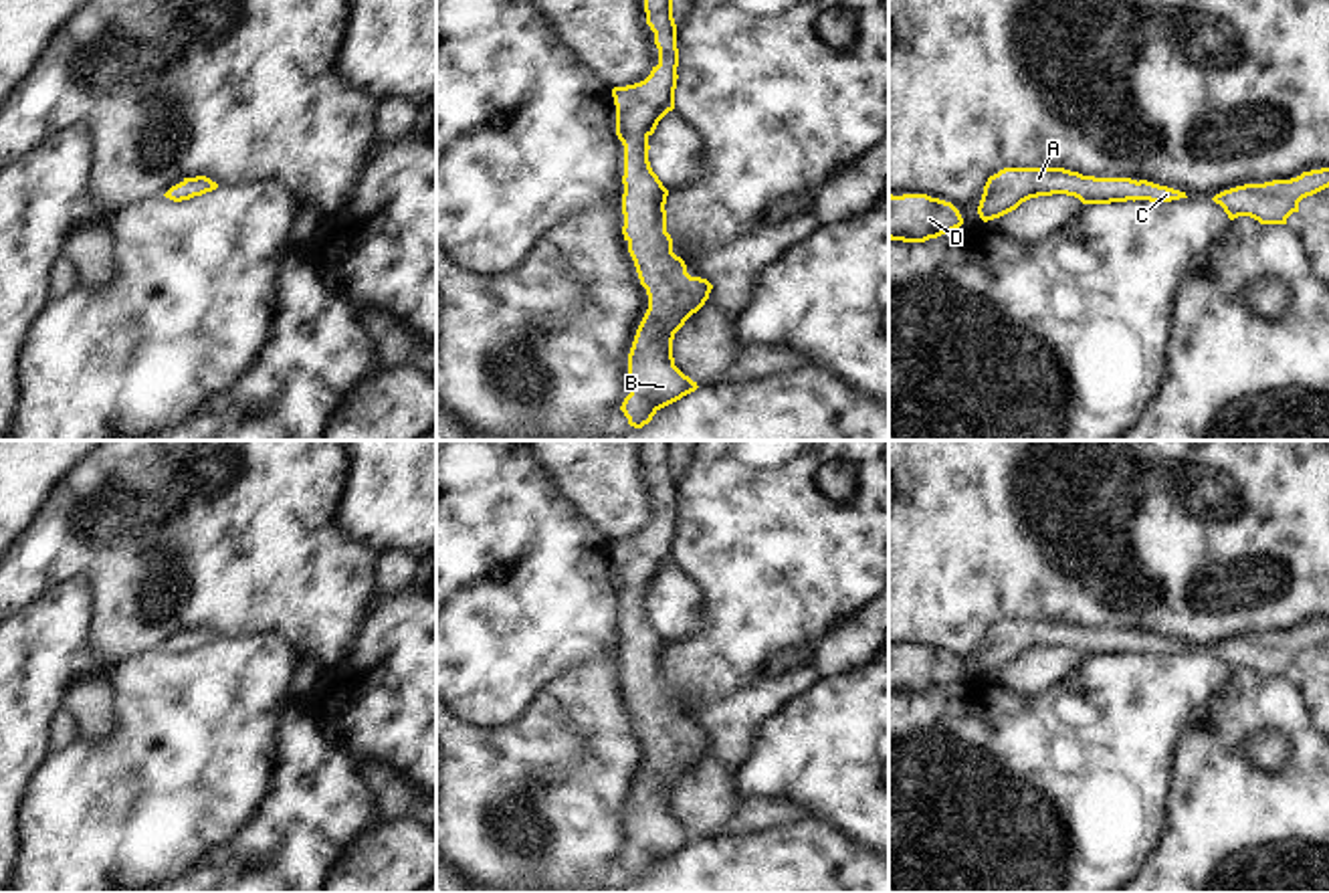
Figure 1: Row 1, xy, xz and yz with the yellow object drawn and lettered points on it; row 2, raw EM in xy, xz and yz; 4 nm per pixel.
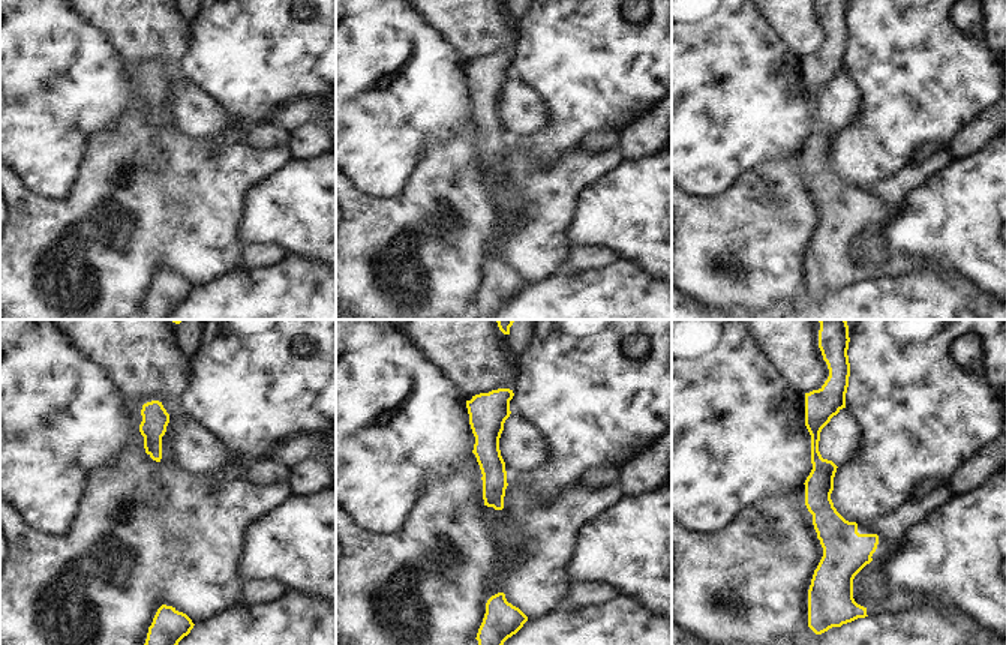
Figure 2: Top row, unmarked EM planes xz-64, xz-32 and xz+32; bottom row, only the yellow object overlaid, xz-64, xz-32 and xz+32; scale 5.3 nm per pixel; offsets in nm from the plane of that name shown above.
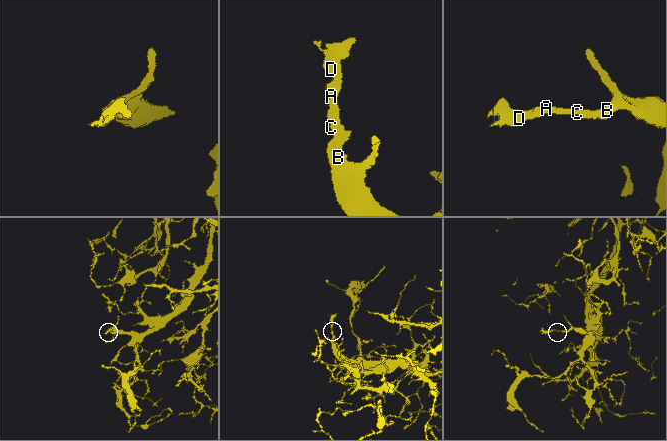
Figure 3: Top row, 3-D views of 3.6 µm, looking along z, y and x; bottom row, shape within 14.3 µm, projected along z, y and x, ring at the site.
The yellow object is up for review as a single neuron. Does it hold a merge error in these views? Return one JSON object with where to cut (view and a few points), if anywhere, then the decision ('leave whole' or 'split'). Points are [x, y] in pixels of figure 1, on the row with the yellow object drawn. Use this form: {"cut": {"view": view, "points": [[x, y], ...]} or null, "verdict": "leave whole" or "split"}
{"cut": null, "verdict": "leave whole"}

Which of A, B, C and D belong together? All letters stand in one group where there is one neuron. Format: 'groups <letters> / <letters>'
groups A B C D

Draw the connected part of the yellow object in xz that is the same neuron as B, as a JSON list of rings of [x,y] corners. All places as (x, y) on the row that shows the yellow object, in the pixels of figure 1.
[[[644,0],[644,12],[658,65],[644,81],[612,89],[616,135],[624,145],[622,234],[648,295],[648,309],[628,354],[630,394],[620,406],[634,428],[699,388],[675,366],[673,339],[713,289],[707,279],[691,277],[685,261],[673,253],[664,210],[669,190],[648,162],[648,137],[675,109],[679,48],[673,0]]]

